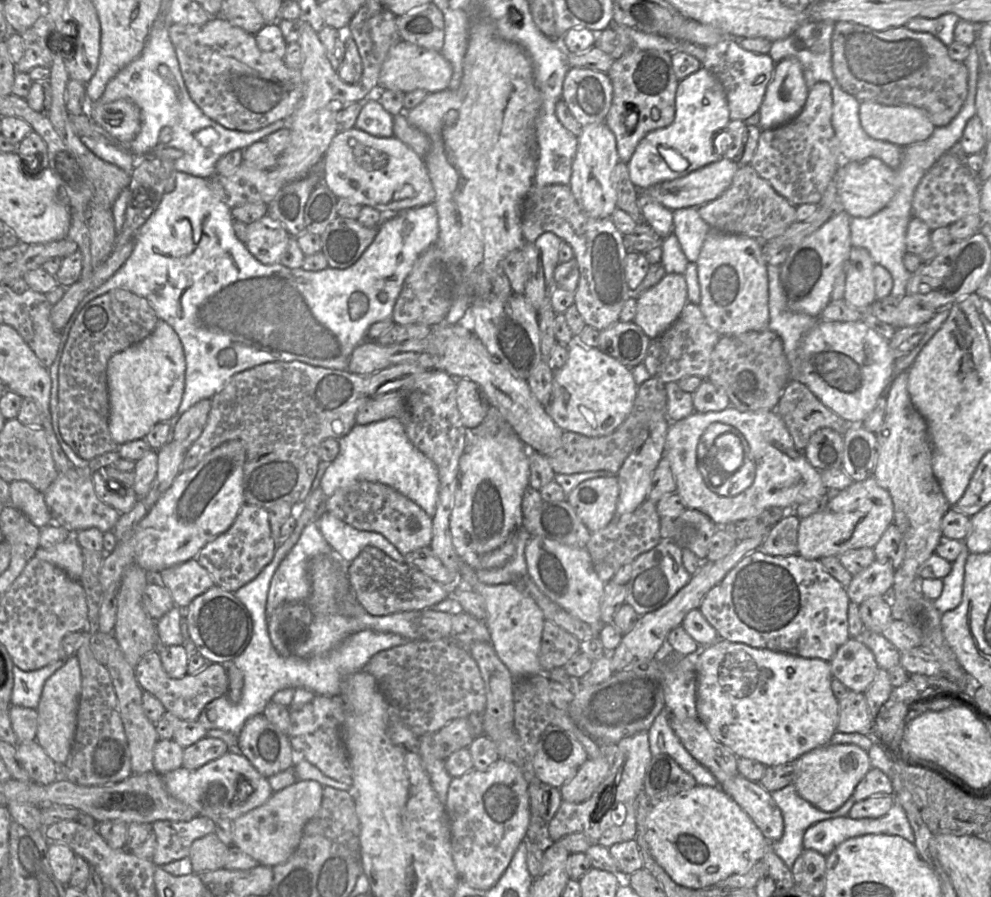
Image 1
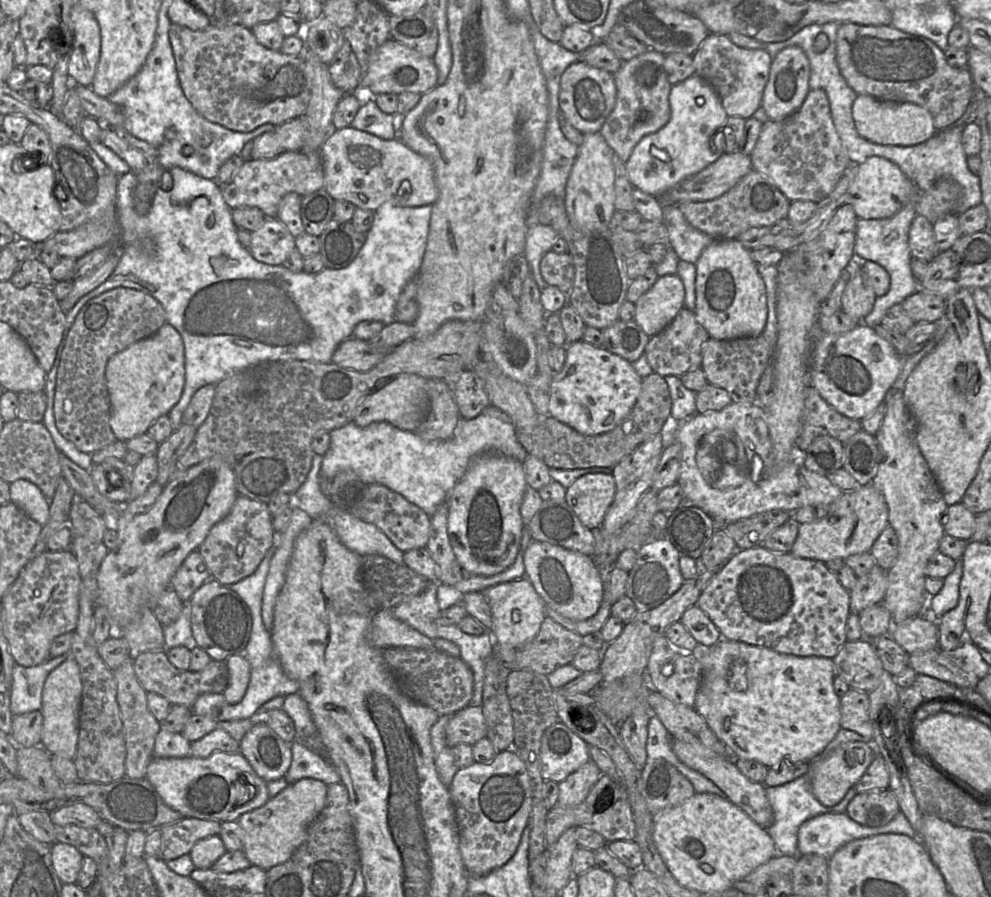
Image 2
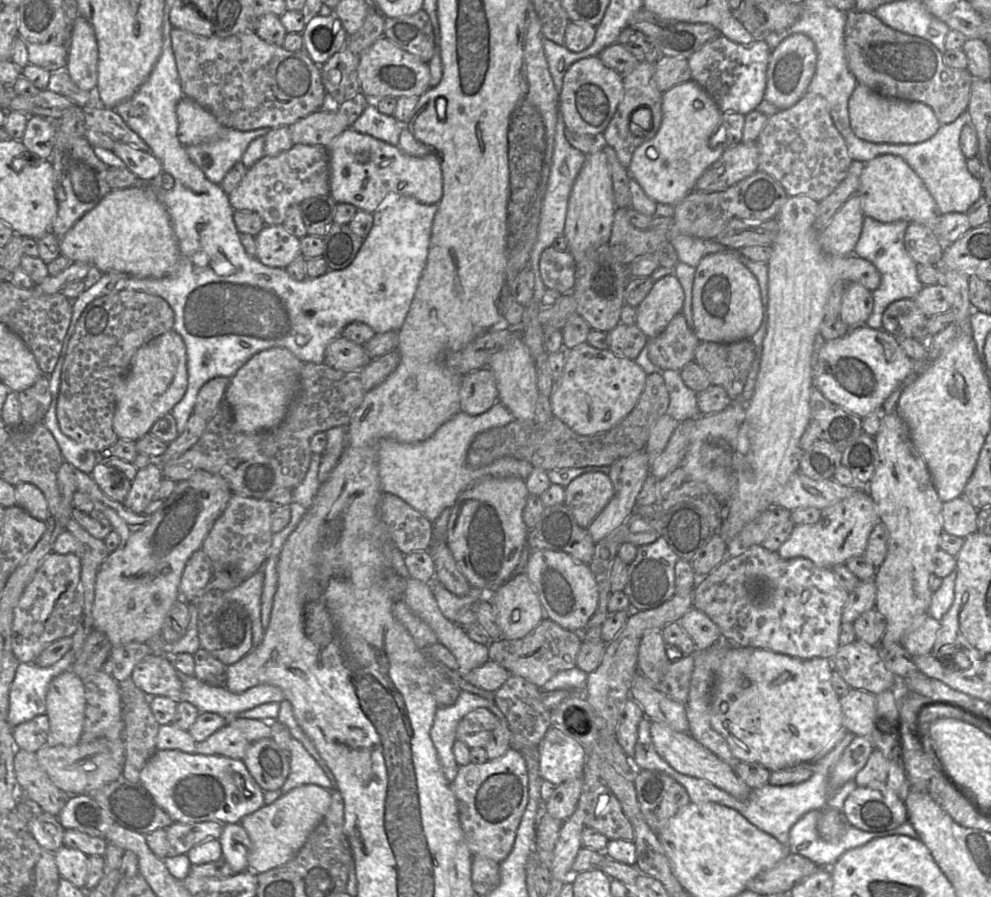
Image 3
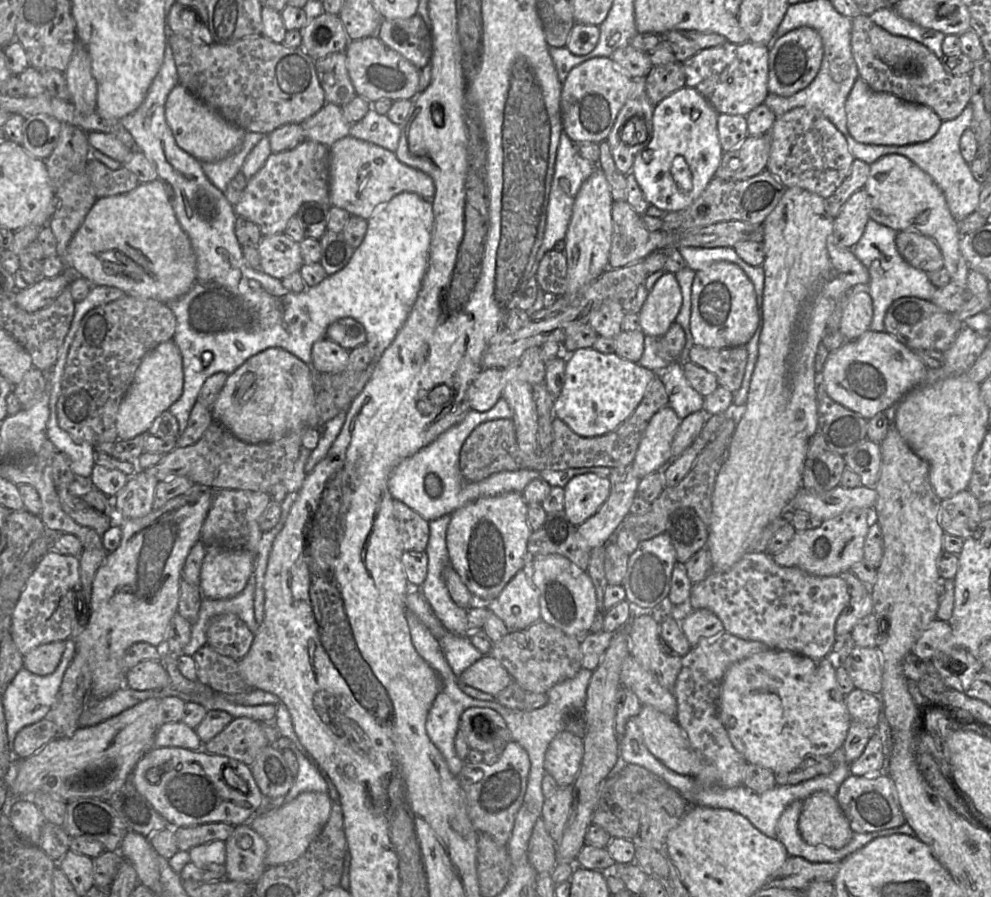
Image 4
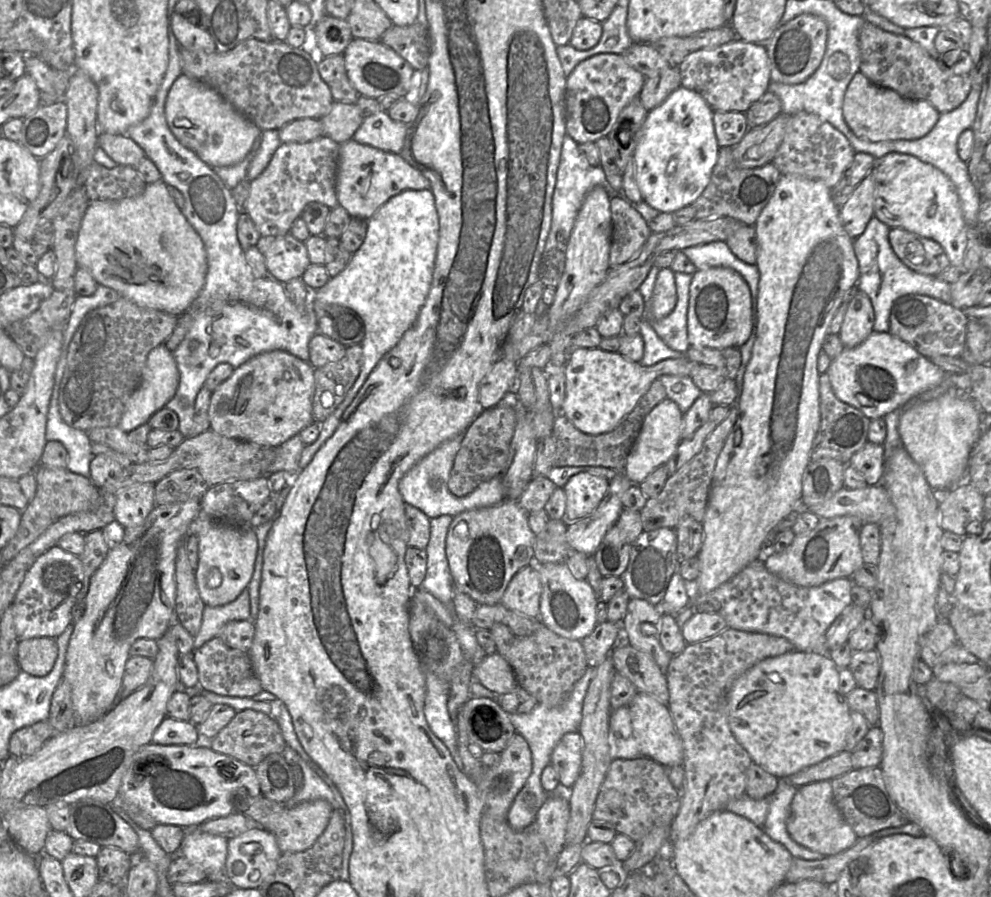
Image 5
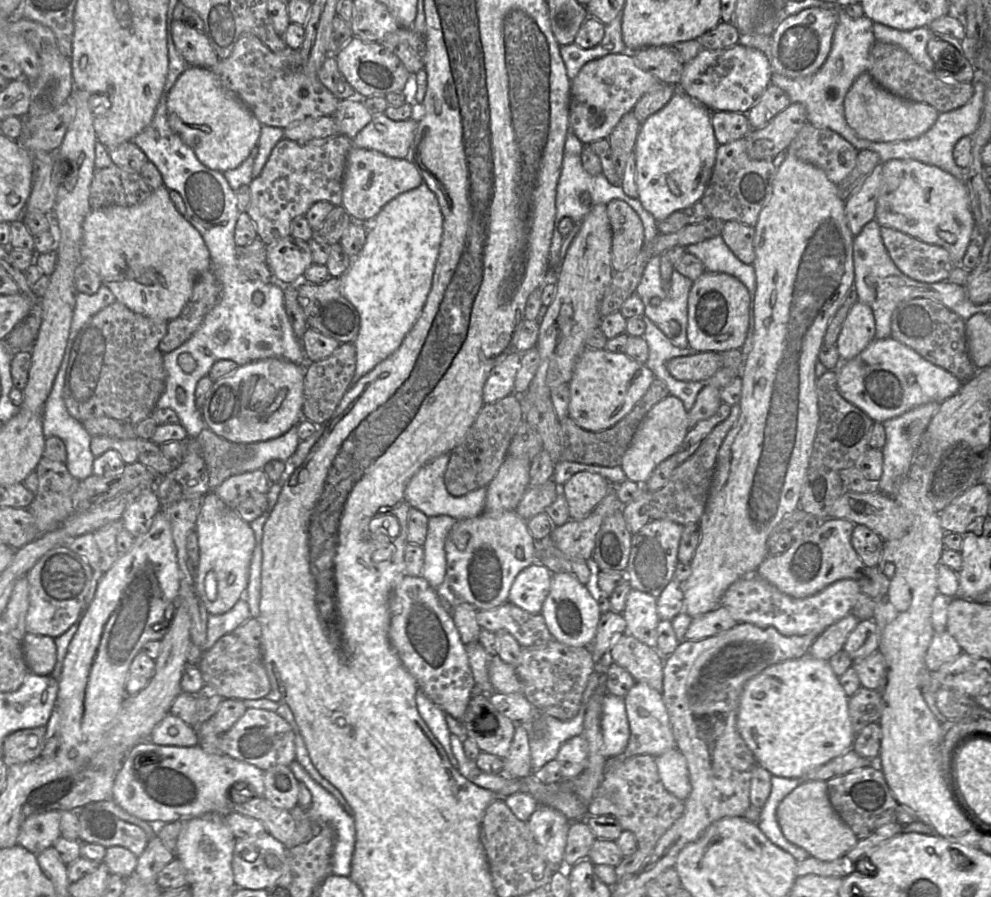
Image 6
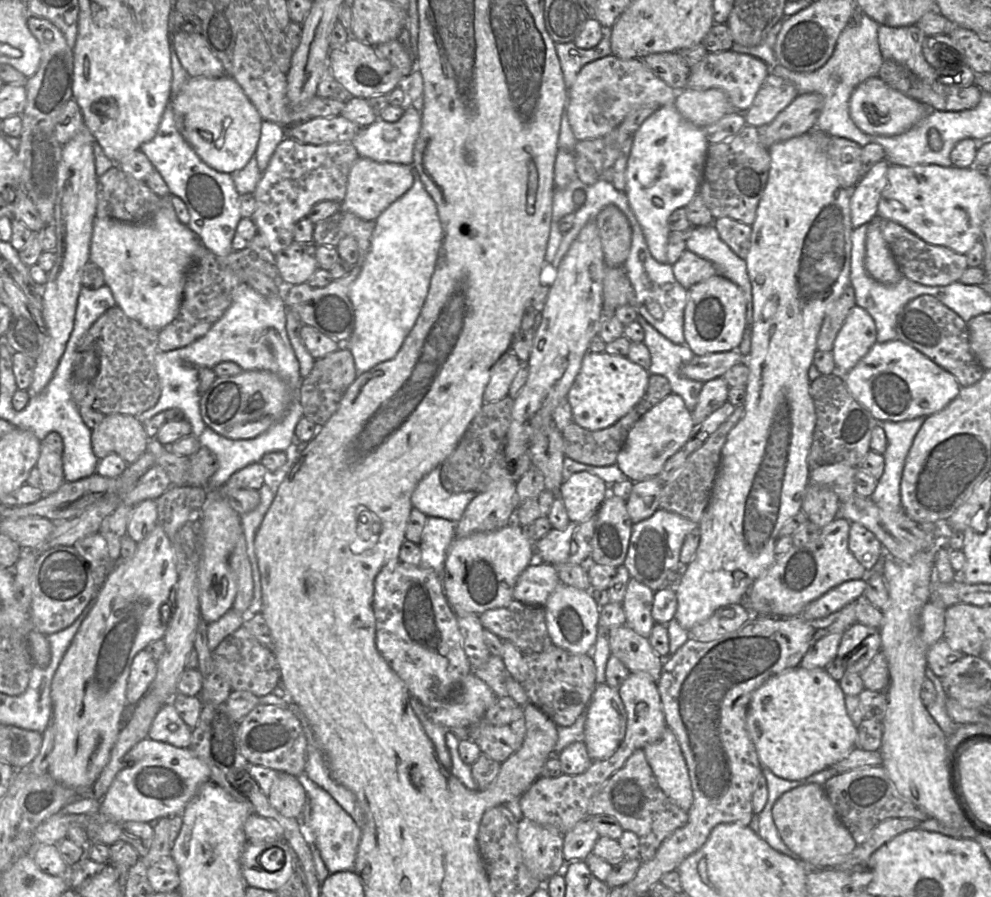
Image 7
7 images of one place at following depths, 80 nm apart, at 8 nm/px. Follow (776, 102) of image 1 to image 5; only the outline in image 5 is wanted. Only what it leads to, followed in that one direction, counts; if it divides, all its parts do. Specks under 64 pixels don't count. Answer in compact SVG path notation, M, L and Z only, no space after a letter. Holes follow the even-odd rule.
M801 14L777 27L766 42L773 82L799 84L806 81L820 66L826 51L828 26L826 21L813 14Z

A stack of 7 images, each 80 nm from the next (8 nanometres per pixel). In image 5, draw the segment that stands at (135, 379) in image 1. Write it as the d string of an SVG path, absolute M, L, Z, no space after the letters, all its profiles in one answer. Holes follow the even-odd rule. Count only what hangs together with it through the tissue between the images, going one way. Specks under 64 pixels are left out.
M165 345L157 346L147 357L140 387L130 398L118 427L124 432L130 433L148 423L158 410L165 408L166 404L174 398L178 385L179 371L173 353Z

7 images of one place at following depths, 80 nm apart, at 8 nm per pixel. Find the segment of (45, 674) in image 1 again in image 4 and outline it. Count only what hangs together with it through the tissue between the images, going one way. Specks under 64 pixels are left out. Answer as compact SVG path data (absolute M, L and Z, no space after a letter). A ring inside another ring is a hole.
M69 637L65 641L65 650L61 660L57 668L51 674L40 676L22 667L13 680L3 689L2 705L6 720L7 737L11 750L13 750L14 738L22 728L50 716L53 706L59 700L59 688L65 670L72 661L75 653L75 642Z

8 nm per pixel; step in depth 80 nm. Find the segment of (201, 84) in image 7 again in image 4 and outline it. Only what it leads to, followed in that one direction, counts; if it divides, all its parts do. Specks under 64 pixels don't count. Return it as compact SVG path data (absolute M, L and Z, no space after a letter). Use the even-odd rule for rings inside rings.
M182 84L170 92L165 104L165 118L177 145L200 162L224 159L242 144L245 130L227 121L221 114L191 94Z

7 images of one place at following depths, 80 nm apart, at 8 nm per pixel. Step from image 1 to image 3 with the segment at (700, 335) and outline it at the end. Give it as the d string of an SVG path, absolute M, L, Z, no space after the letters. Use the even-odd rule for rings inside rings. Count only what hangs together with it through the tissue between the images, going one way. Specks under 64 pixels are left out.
M680 312L658 336L648 340L648 357L660 370L673 369L680 372L694 361L699 343L695 332Z

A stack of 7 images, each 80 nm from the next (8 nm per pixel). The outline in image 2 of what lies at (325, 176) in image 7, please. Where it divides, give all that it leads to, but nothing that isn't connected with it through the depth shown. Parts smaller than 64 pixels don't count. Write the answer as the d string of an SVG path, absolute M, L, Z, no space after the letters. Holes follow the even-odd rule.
M285 151L273 159L246 160L228 184L220 184L227 205L233 210L257 207L267 218L277 216L282 198L289 192L306 196L324 188L324 167L319 151Z

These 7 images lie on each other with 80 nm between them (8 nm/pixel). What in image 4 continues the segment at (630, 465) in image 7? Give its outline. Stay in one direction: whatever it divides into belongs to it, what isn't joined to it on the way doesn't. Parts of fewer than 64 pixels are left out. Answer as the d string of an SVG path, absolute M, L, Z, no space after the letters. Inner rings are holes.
M668 405L651 418L632 462L637 477L662 471L672 461L671 446L681 421Z

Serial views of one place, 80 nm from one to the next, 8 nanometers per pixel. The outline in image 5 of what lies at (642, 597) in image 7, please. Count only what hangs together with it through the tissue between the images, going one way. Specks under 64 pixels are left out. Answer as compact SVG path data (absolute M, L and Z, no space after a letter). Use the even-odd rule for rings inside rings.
M631 598L622 620L621 638L651 655L666 673L672 655L664 650L660 642L661 619L662 614L655 605L643 599Z

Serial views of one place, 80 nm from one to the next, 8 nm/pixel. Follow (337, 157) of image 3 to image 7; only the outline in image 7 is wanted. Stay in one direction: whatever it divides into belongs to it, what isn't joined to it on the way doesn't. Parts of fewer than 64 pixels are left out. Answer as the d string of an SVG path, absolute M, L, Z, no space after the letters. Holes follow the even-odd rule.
M359 157L349 173L341 211L351 212L366 221L376 221L384 210L410 190L413 183L413 166L376 162L369 158Z

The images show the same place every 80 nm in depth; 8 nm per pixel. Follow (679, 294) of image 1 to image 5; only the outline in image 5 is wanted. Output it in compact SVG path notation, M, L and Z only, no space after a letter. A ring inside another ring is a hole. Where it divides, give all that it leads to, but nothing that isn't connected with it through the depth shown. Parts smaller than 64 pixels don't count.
M662 268L654 284L650 301L649 316L654 320L661 320L668 316L677 304L677 288L674 271Z

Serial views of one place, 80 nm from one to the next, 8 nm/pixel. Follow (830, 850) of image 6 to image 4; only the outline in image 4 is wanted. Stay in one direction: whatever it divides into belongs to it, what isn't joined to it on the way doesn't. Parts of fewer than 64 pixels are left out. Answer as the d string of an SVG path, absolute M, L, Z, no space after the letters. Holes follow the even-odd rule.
M824 791L816 792L802 802L798 830L808 844L833 849L846 846L854 834L836 798Z

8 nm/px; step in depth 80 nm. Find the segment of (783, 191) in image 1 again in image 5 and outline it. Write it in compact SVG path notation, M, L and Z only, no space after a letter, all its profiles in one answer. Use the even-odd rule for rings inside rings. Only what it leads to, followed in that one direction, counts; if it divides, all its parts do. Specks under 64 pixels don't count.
M798 112L789 118L784 139L772 161L781 175L820 180L832 189L851 166L856 152L845 135L819 116Z

